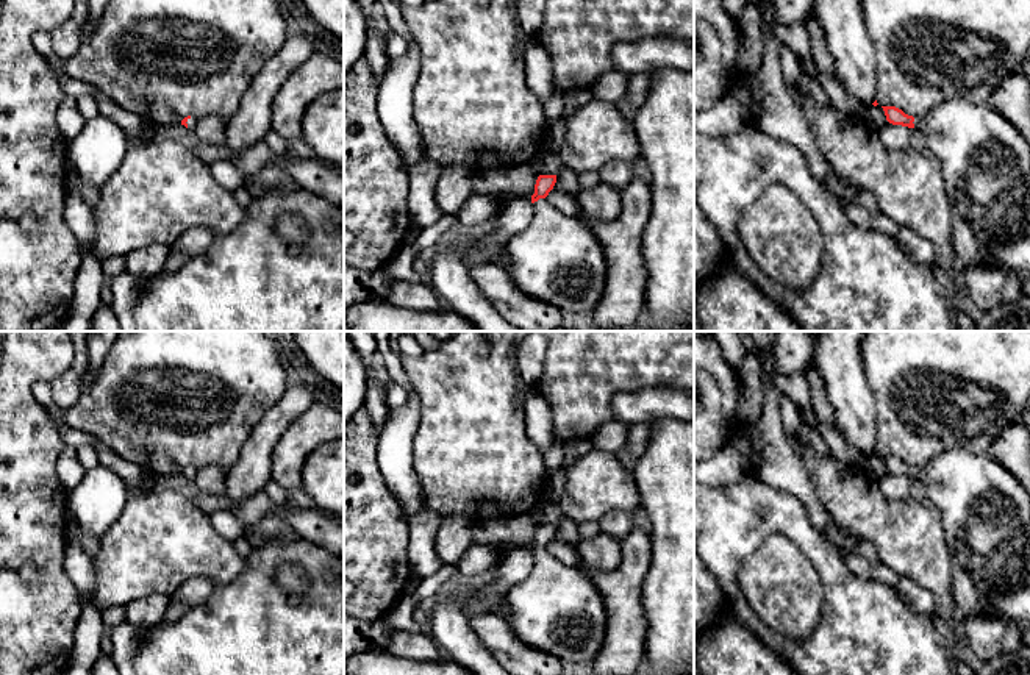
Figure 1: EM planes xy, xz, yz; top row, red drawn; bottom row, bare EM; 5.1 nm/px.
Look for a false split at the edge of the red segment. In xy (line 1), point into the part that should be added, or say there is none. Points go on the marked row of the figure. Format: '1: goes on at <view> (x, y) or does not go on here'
1: goes on at xy (191, 122)

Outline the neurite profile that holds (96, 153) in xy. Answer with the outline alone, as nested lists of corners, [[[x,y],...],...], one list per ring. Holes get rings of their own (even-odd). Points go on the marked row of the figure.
[[[98,114],[86,120],[81,133],[69,142],[69,167],[100,191],[122,162],[130,144],[122,127]]]

